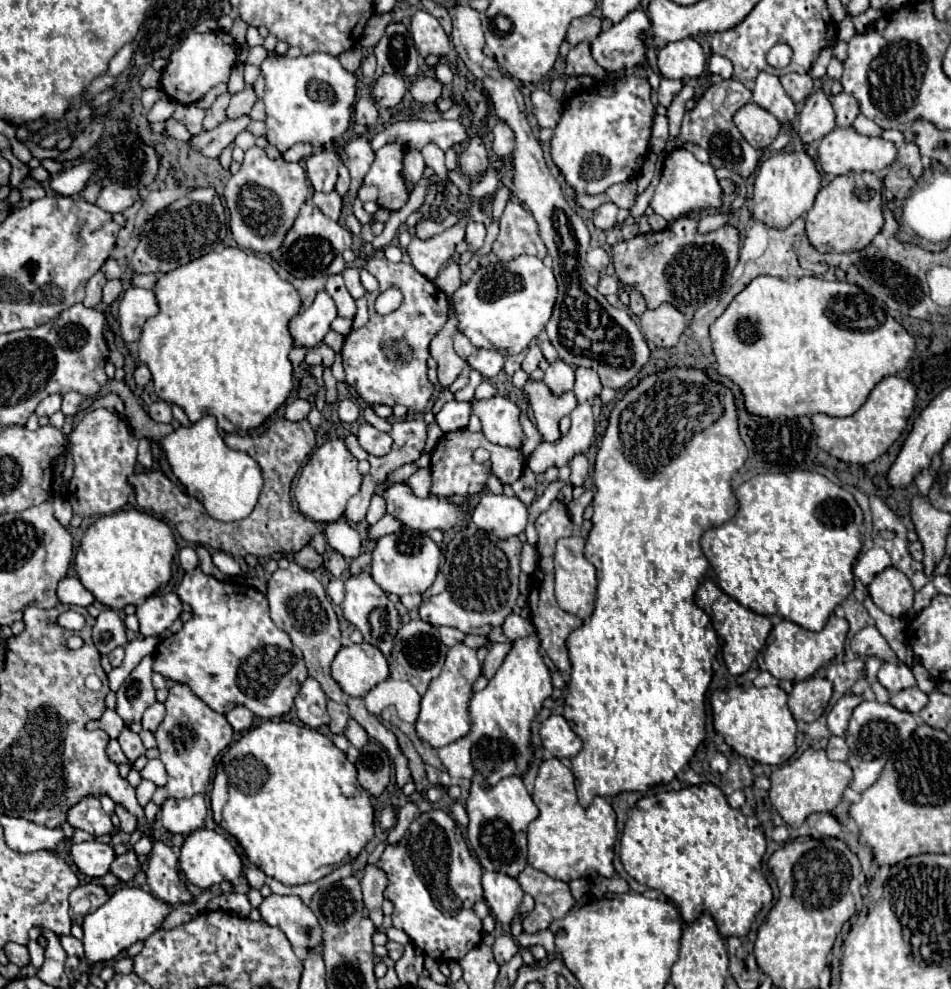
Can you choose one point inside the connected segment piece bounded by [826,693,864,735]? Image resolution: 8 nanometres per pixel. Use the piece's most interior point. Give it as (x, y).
(838, 718)

